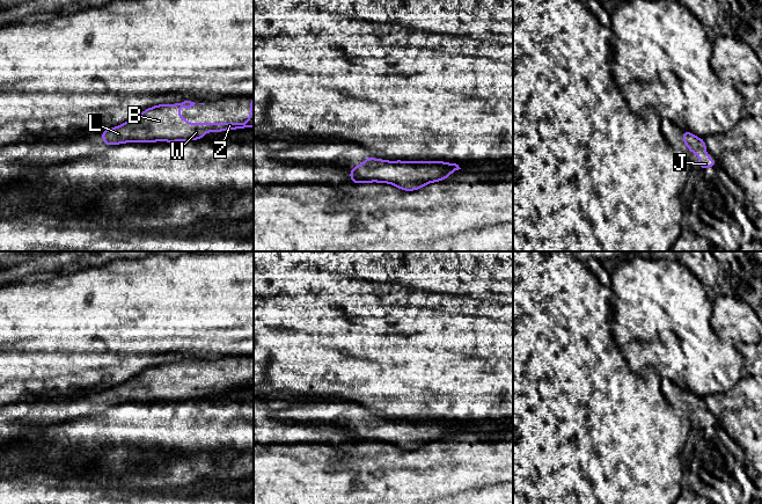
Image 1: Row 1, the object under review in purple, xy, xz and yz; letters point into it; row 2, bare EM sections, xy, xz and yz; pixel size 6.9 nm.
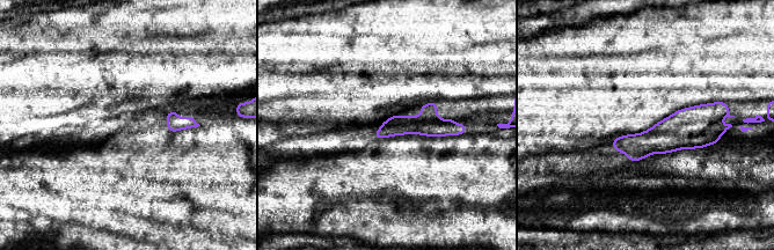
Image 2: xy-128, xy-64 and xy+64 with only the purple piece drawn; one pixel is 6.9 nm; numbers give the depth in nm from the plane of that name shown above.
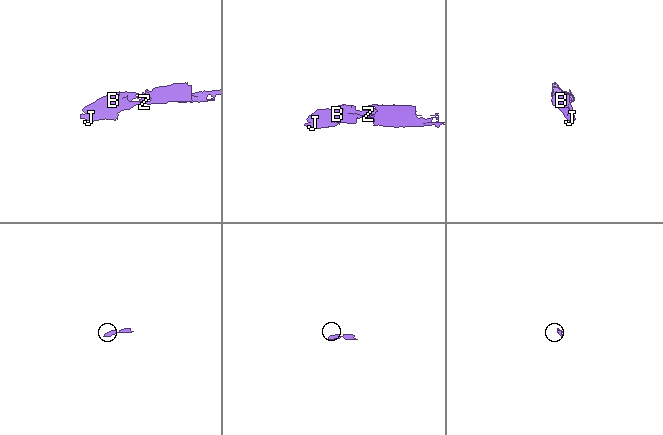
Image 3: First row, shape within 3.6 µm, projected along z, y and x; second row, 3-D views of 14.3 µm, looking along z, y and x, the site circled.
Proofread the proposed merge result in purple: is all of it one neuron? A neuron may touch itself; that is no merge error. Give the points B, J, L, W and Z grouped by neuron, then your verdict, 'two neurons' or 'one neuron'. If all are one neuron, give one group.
groups B J L W Z; one neuron

